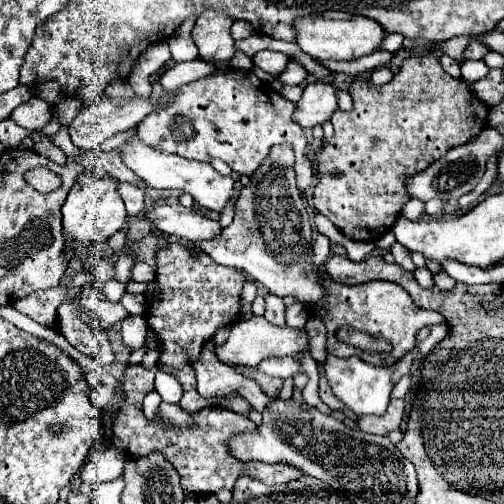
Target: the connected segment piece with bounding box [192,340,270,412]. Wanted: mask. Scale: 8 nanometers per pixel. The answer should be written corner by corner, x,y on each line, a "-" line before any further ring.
214,340
206,342
200,356
192,360
196,380
198,380
198,394
204,398
232,398
240,396
250,402
250,406
262,412
270,398
260,390
260,386
242,376
232,366
224,366
214,354

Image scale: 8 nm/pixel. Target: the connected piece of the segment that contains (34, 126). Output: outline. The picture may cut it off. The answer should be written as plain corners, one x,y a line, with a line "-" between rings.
34,96
34,98
30,98
28,102
20,104
20,106
12,112
10,118
12,118
18,126
22,126
22,128
26,128
26,130
40,130
40,128
44,128
44,126
50,122
50,118
52,118
52,114
50,114
50,104
44,102
40,96

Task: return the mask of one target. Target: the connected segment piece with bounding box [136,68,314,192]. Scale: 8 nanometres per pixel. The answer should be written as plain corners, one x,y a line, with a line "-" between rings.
226,68
224,72
216,74
178,86
174,90
172,106
154,110
140,122
136,128
140,140
146,146
184,156
188,160
210,162
220,158
234,172
244,176
252,176
256,172
274,144
292,142
296,152
296,186
300,192
308,190
314,184
314,170
306,156
304,130
292,120
296,106
272,90
268,82
256,78
256,74
250,70

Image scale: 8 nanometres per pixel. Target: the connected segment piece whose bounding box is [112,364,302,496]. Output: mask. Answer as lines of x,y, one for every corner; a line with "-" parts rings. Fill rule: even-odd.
158,364
154,368
144,366
130,366
124,372
122,384
126,390
126,402
122,410
118,412
114,426
112,426
112,444
124,452
126,456
144,456
152,452
164,454
168,462
176,468
180,474
180,486
184,494
214,494
220,488
234,488
236,478
240,476
252,476
266,484
286,484
290,480
296,480
302,476
300,470
286,466
286,464
260,464
260,462
238,462
234,460
228,450
226,442
230,436
246,430
254,430
254,422
250,422
246,416
236,414
232,410
220,408
220,406
208,406
200,410
198,416
188,416
188,412
182,412
178,404
160,404
160,418
156,422
148,422
142,412
142,402
148,392
154,390
154,374
158,372

